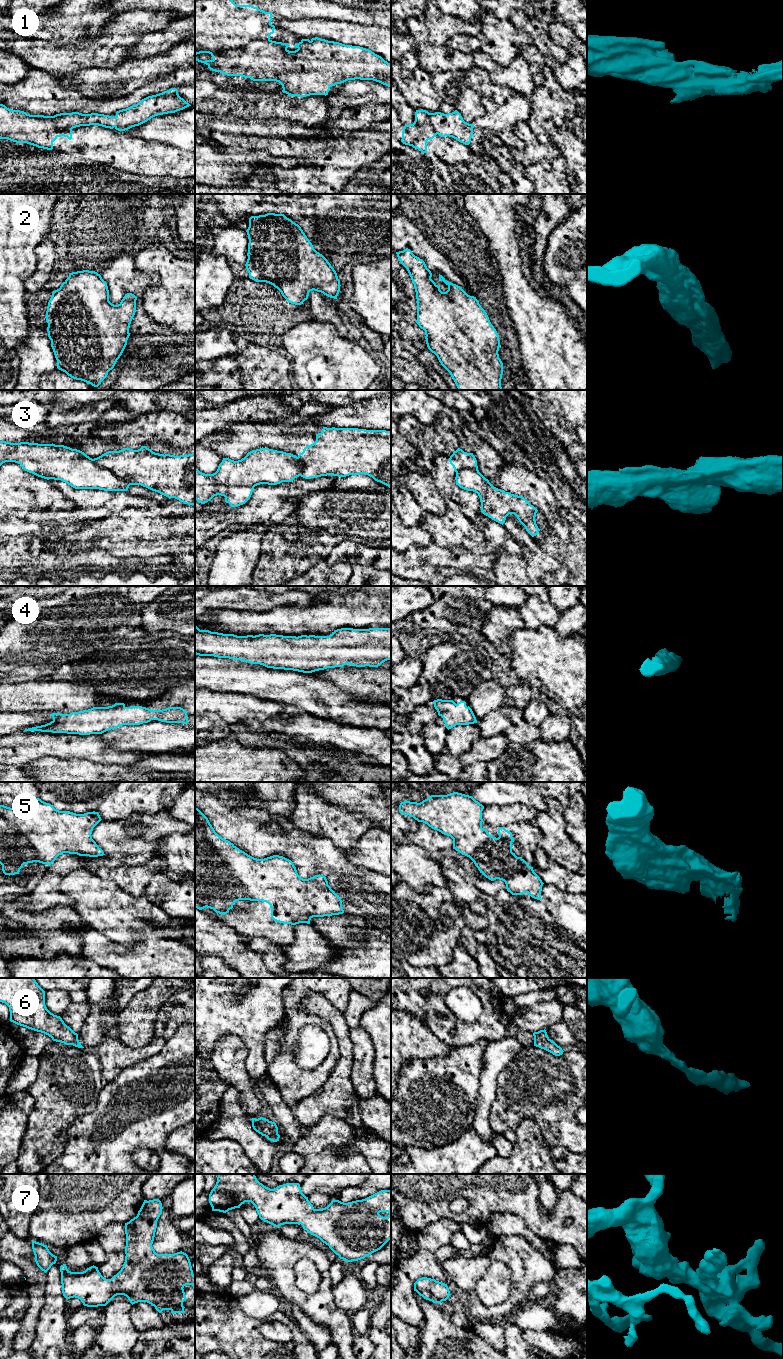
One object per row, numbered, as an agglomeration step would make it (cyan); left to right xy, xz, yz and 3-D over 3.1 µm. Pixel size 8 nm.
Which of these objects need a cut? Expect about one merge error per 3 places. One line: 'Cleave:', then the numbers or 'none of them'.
Cleave: 1, 3

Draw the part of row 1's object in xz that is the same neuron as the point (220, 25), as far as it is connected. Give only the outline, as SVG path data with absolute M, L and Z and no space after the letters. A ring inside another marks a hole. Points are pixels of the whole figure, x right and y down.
M195 0L195 55L224 54L257 39L270 40L275 29L272 20L271 12L252 5L236 5L232 0Z

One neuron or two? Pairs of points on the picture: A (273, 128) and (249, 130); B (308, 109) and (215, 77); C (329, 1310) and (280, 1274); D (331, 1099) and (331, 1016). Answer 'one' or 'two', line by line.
A: one
B: two
C: one
D: one

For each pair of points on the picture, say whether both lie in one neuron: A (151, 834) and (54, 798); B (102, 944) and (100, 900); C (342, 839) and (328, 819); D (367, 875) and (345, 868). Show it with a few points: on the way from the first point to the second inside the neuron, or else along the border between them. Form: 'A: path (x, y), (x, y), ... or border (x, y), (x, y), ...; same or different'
A: border (130, 816), (125, 819), (102, 820); different
B: border (89, 928), (107, 938); different
C: path (342, 834), (333, 824); same
D: path (362, 873), (350, 870); same

